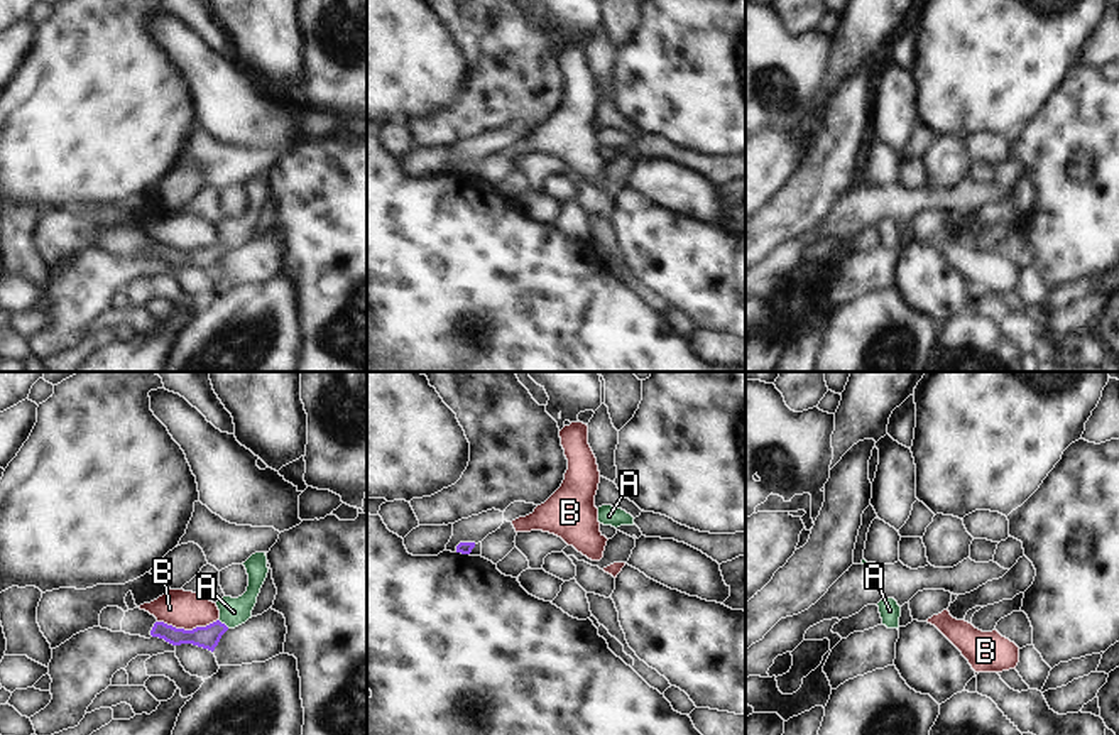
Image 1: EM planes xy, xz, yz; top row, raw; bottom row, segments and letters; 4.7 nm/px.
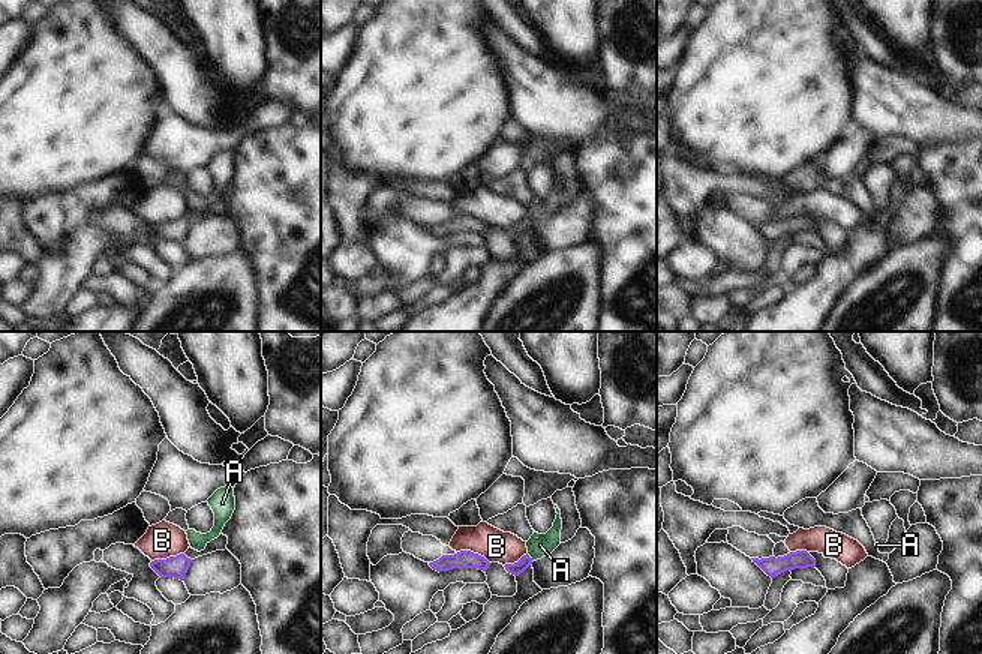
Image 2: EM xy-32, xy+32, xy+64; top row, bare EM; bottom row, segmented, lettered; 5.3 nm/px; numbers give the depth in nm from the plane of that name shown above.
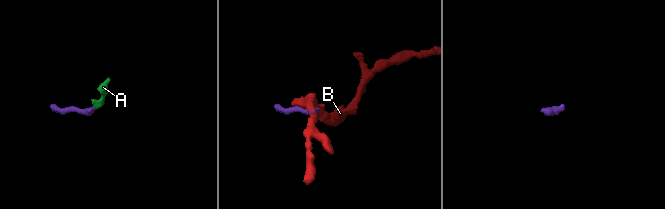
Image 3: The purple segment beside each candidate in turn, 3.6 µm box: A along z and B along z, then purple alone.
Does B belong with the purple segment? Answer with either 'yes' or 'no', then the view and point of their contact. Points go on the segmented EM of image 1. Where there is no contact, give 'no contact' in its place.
no | xy (186, 631)

